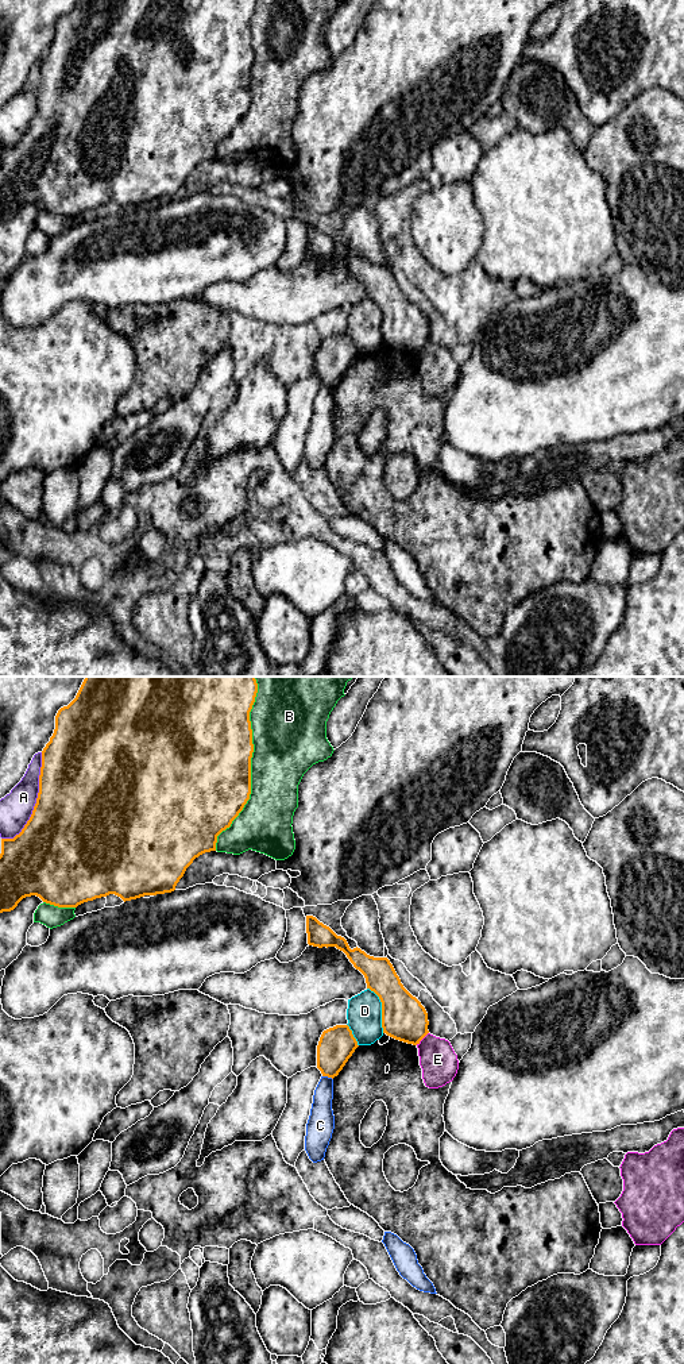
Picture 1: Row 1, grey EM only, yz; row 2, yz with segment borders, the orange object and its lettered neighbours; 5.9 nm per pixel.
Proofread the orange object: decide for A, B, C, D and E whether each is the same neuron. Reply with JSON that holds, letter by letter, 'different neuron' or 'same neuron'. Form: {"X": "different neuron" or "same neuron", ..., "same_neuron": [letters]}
{"A": "different neuron", "B": "different neuron", "C": "different neuron", "D": "different neuron", "E": "different neuron", "same_neuron": []}

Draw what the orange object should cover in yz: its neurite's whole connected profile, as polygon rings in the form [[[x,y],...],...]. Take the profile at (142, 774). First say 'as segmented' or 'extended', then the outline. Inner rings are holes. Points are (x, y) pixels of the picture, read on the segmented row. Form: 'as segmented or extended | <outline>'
as segmented | [[[85,677],[76,698],[67,706],[61,708],[55,716],[54,733],[42,751],[39,793],[30,820],[27,821],[22,832],[13,839],[1,839],[0,913],[13,910],[23,898],[31,895],[36,895],[43,902],[58,908],[77,908],[84,902],[107,897],[109,894],[115,894],[125,902],[144,895],[156,895],[174,891],[186,868],[193,863],[196,858],[205,852],[216,851],[217,836],[231,827],[232,821],[239,816],[239,813],[243,810],[244,805],[250,799],[251,758],[254,752],[250,712],[255,702],[256,693],[258,683],[255,677]]]

